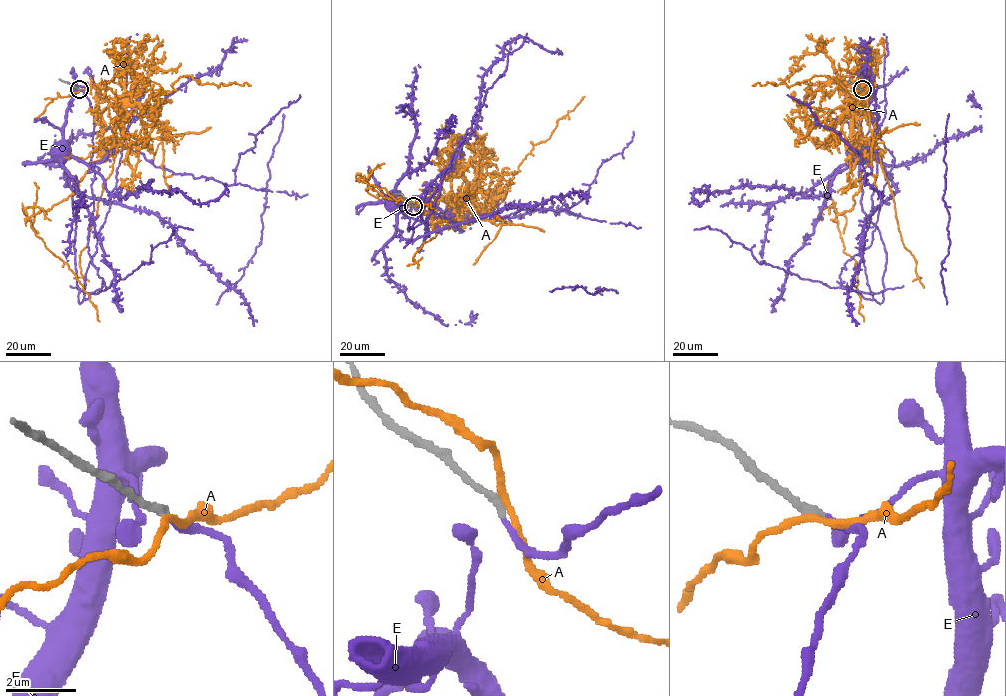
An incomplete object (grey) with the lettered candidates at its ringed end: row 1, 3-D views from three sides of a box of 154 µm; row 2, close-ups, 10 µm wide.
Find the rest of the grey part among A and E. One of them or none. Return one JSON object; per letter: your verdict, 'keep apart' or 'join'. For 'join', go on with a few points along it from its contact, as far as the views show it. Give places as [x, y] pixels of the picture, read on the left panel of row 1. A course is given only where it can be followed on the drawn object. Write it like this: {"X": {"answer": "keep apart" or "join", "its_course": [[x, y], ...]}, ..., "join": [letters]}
{"A": {"answer": "keep apart"}, "E": {"answer": "join"}, "join": ["E"]}

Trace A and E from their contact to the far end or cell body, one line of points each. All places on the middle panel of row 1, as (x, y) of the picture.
A: (413, 205), (417, 212), (429, 216), (431, 205), (438, 199), (454, 200)
E: (413, 206), (428, 213), (424, 239), (425, 189), (439, 184), (432, 212), (408, 231), (406, 205), (392, 199)

